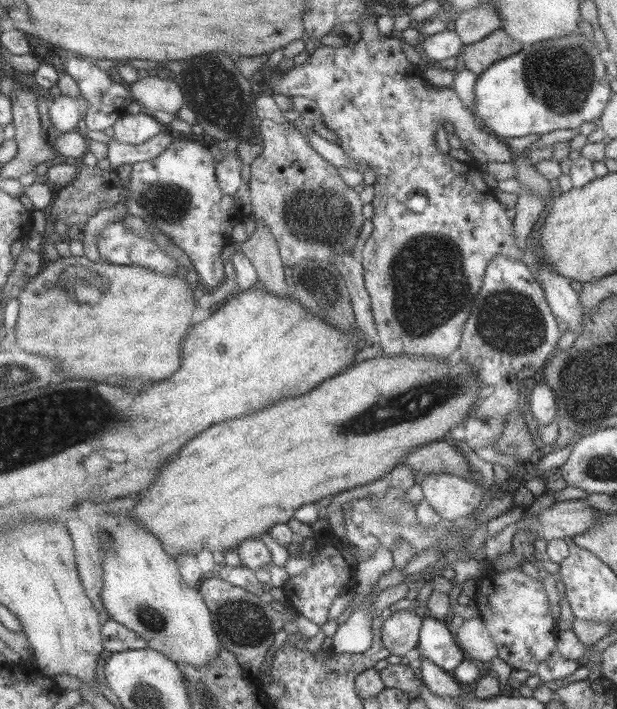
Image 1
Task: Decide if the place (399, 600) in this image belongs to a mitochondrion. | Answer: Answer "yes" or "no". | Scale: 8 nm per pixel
no

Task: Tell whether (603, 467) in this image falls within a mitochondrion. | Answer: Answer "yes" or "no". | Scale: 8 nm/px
yes

